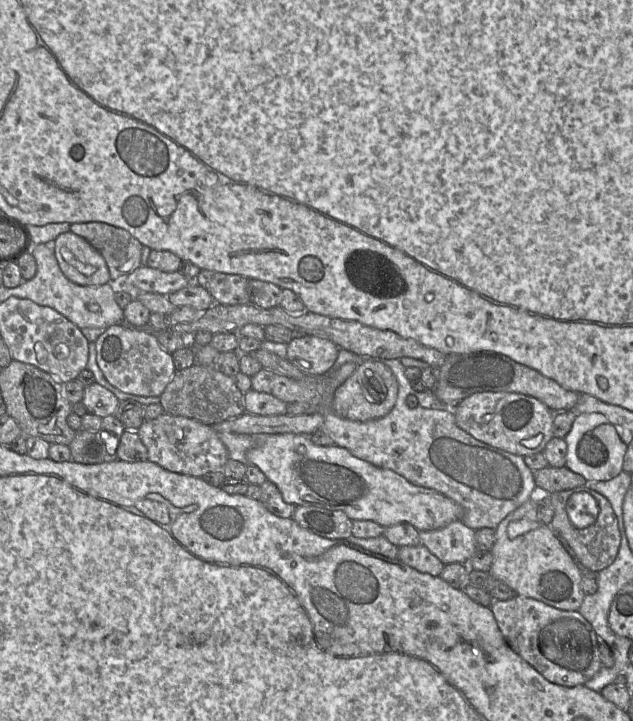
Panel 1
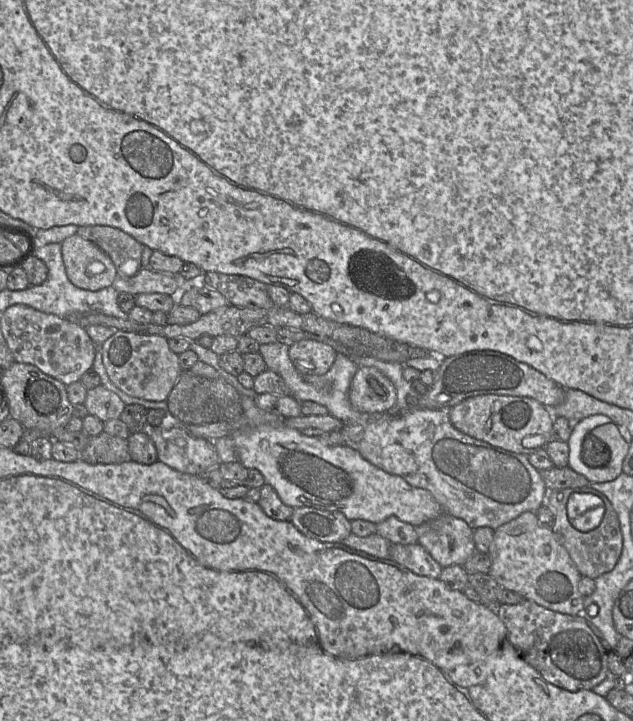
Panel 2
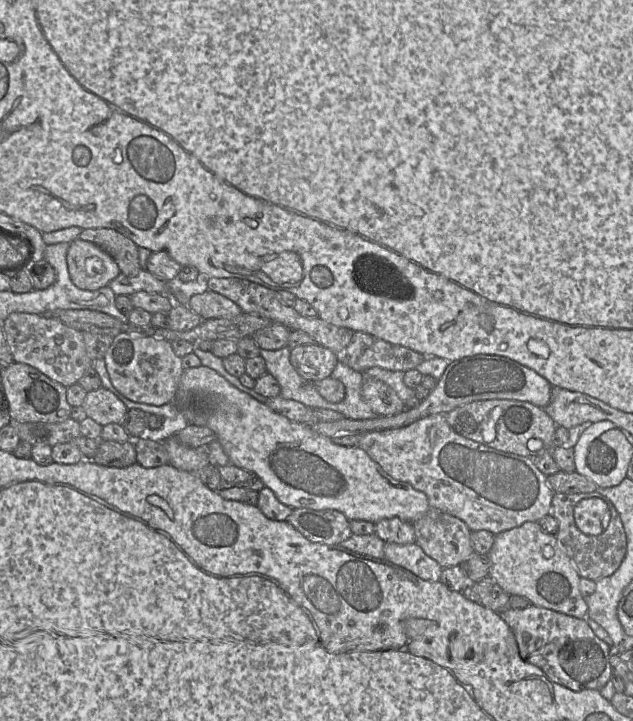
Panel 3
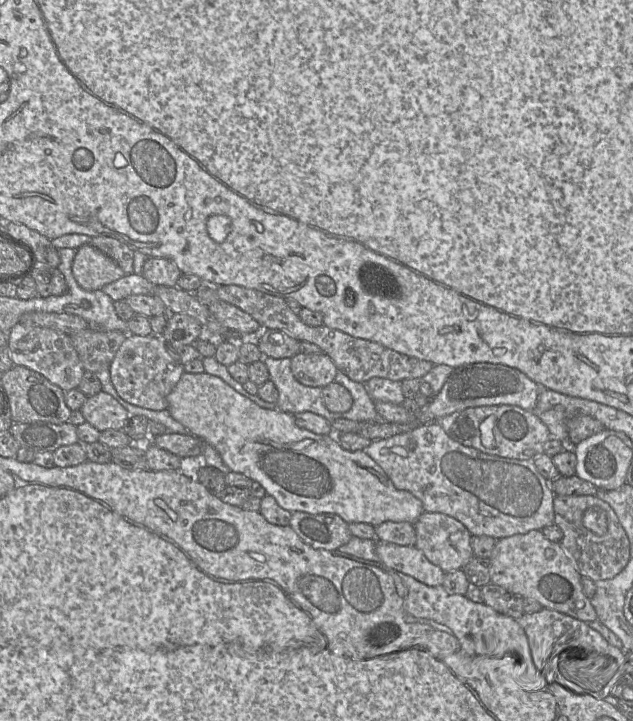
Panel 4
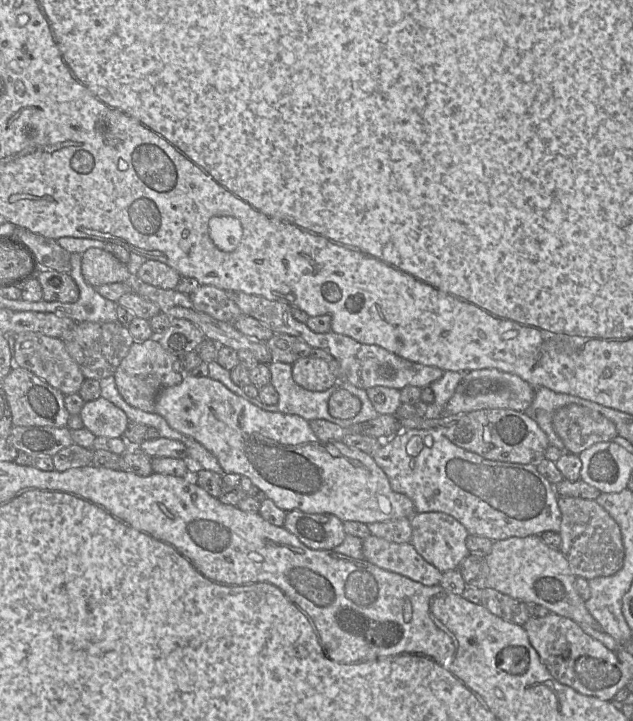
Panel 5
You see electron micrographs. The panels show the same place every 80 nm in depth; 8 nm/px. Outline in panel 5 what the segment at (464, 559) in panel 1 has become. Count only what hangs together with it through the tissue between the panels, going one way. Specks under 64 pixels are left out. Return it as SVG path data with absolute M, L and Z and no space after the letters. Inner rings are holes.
M444 512L414 513L410 517L410 522L412 526L410 543L427 562L438 568L442 573L457 569L460 563L470 555L466 546L469 533L452 516Z

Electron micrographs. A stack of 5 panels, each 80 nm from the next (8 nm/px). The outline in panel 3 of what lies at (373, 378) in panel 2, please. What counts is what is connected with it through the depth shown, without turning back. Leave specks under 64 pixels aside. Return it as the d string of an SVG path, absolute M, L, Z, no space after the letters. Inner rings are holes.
M366 379L361 394L363 400L378 416L393 416L406 409L405 403L396 392L378 379Z

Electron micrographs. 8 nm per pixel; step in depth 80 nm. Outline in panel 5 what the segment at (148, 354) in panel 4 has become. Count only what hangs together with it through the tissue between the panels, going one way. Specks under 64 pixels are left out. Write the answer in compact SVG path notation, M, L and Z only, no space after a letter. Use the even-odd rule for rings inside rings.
M152 337L143 342L135 341L132 344L113 377L118 392L130 406L155 413L155 402L159 392L164 388L178 385L186 374L178 357L166 351L158 339Z

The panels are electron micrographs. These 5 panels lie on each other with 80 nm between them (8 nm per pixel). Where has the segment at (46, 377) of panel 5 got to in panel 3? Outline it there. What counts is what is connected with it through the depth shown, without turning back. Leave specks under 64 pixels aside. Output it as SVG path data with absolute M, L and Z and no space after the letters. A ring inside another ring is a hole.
M13 312L2 322L13 360L28 364L66 388L78 383L84 372L93 366L88 357L83 332L60 320L41 314Z

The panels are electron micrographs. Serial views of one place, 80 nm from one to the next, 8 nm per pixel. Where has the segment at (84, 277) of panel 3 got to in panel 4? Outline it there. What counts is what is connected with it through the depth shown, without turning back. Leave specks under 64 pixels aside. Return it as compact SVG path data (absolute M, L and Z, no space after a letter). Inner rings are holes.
M89 244L76 250L72 273L85 291L101 290L126 275L114 260Z

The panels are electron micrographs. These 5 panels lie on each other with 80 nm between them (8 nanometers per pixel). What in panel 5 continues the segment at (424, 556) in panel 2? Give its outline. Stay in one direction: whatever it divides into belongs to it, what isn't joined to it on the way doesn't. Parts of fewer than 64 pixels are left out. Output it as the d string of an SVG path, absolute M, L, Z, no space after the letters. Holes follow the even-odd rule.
M369 535L362 542L364 559L379 568L425 586L439 585L443 573L427 562L410 543L395 543Z

